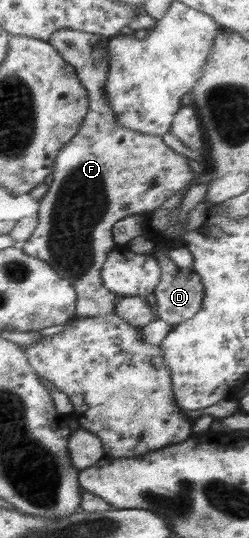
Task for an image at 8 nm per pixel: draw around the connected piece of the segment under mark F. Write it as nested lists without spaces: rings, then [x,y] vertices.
[[[69,27],[52,33],[48,39],[57,53],[74,67],[80,84],[88,90],[88,110],[79,131],[57,154],[51,173],[53,181],[47,193],[38,201],[38,224],[22,248],[25,254],[48,263],[53,271],[73,284],[77,294],[76,316],[79,317],[113,314],[113,309],[120,299],[117,293],[109,291],[102,284],[100,272],[106,257],[116,247],[113,242],[113,224],[129,215],[157,210],[171,195],[189,188],[195,175],[187,158],[169,148],[163,142],[162,136],[123,127],[116,120],[104,90],[109,73],[109,40],[110,38],[99,33],[71,30]]]

